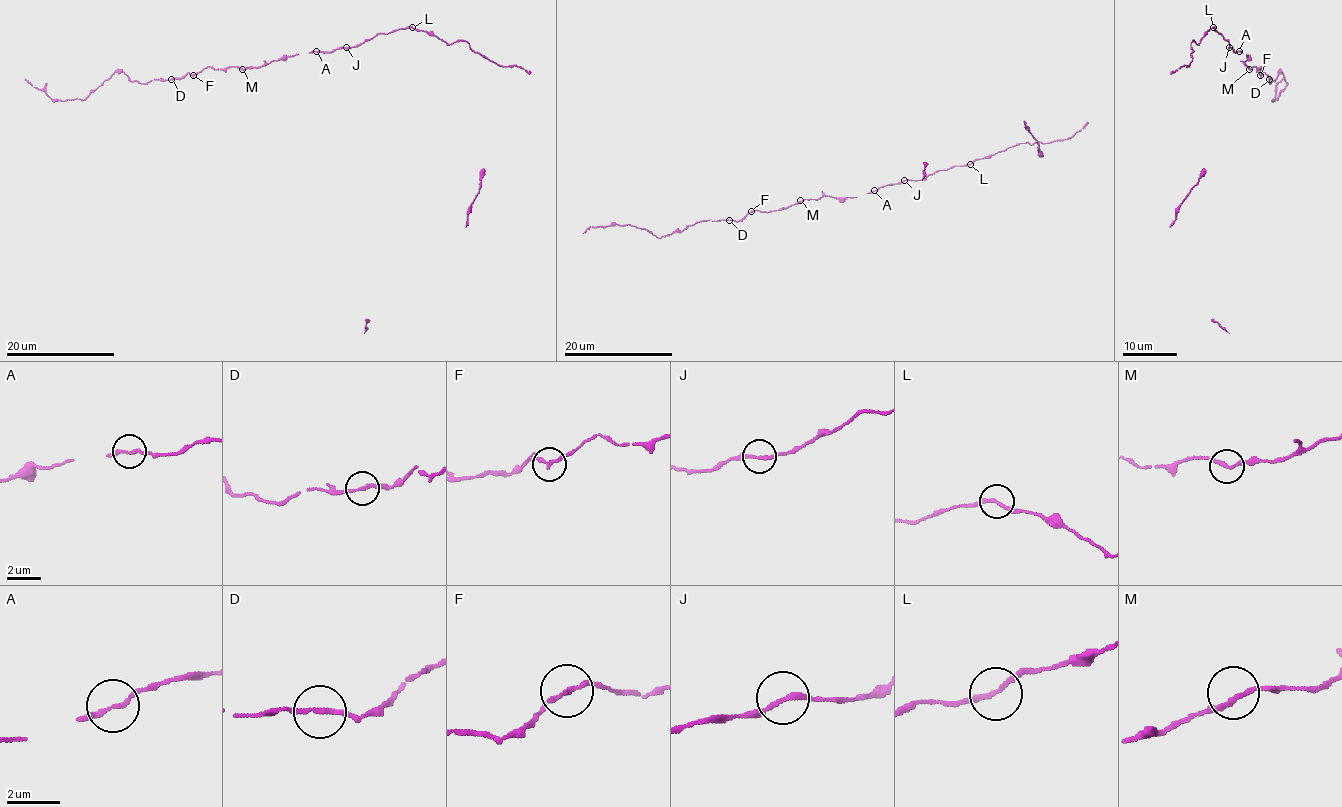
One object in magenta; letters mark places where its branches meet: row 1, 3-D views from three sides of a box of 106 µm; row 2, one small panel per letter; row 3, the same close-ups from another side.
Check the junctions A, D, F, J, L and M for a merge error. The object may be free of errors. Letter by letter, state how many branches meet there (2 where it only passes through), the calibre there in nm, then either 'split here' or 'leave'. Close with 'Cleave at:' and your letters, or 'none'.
A: branches 2; calibre 170 nm; leave
D: branches 2; calibre 180 nm; leave
F: branches 2; calibre 170 nm; leave
J: branches 2; calibre 180 nm; leave
L: branches 2; calibre 180 nm; leave
M: branches 2; calibre 180 nm; leave
Cleave at: none

